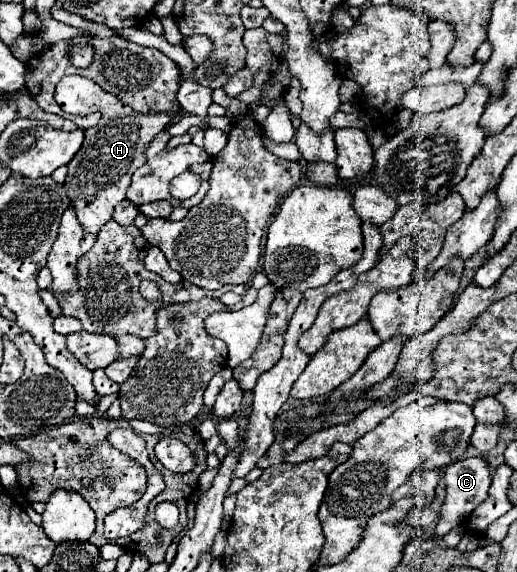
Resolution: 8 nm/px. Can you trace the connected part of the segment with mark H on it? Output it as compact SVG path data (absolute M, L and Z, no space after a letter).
M64 76L56 86L56 102L63 111L73 115L102 112L96 128L84 130L86 138L78 154L68 164L64 188L76 210L84 232L98 234L100 228L112 218L116 204L126 198L132 174L144 164L146 150L152 138L170 124L168 114L138 114L116 96L104 92L96 82L82 76Z

